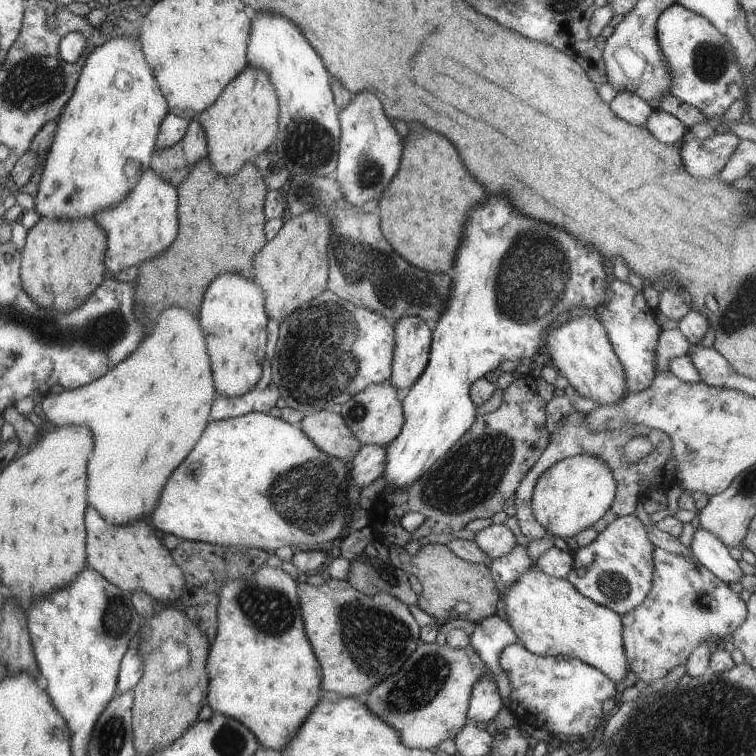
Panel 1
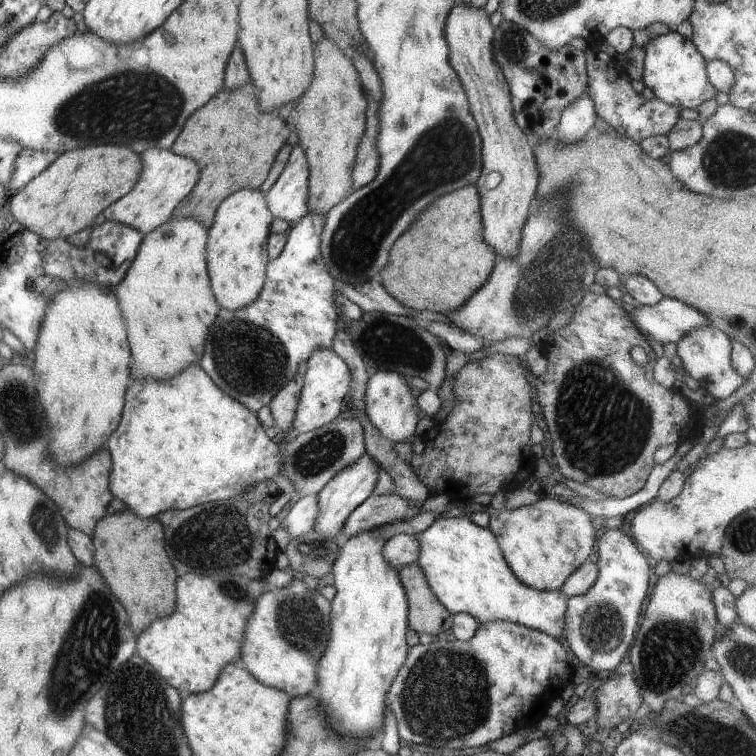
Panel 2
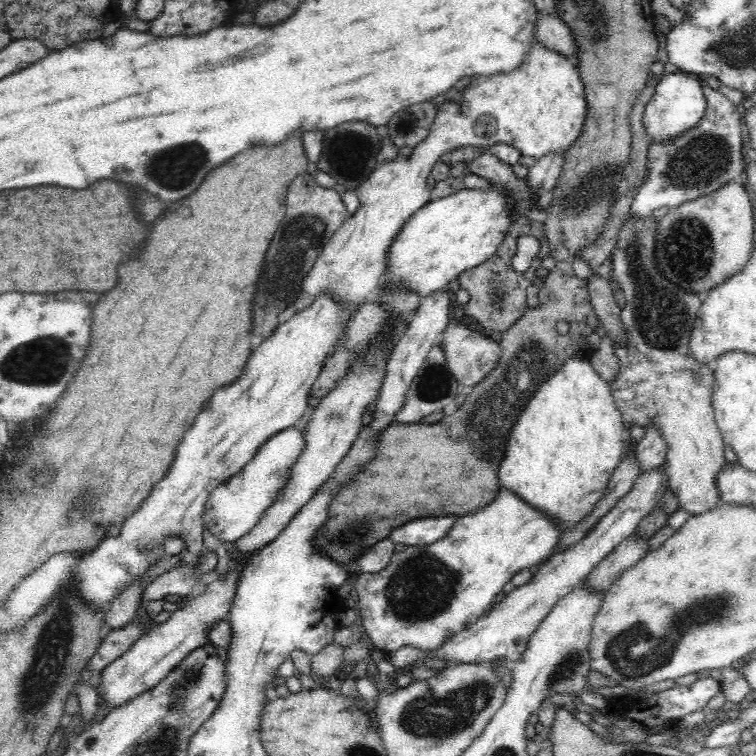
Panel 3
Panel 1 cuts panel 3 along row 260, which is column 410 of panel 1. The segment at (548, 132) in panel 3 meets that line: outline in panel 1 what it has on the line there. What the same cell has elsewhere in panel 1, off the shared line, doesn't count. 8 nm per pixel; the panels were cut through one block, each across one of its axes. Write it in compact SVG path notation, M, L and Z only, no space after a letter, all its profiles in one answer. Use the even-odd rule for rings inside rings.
M406 315L395 325L395 349L391 383L410 388L426 370L432 342L432 329L419 316Z

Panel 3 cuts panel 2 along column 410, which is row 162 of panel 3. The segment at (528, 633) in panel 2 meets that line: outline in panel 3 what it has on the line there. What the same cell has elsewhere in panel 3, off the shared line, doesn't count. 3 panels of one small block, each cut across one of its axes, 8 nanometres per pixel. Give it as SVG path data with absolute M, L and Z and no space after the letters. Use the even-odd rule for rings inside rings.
M702 87L706 108L701 121L669 141L656 141L648 147L646 177L631 204L633 216L650 216L657 208L676 208L723 188L730 180L742 182L742 120L732 103L718 90Z

